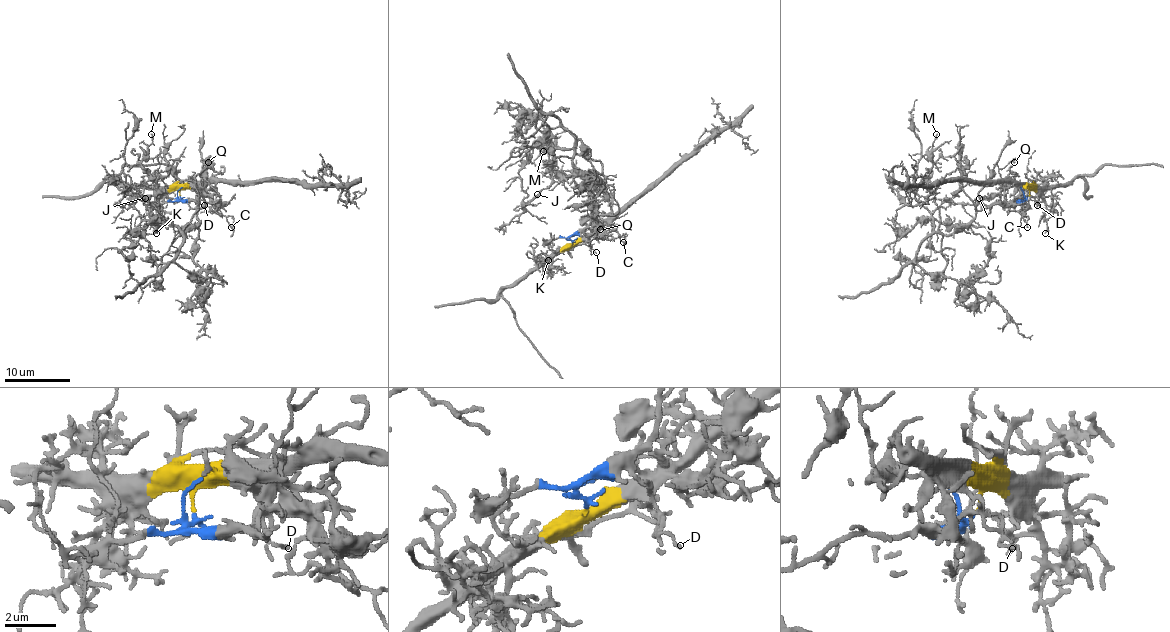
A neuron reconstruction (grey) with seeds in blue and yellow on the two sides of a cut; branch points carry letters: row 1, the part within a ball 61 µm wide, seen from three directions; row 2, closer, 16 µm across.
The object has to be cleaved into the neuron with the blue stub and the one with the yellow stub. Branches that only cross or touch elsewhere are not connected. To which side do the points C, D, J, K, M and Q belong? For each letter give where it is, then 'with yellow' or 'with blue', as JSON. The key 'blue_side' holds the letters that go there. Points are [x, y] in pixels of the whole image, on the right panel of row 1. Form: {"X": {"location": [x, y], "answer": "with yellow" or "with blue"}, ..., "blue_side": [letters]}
{"C": {"location": [1027, 227], "answer": "with yellow"}, "D": {"location": [1037, 205], "answer": "with yellow"}, "J": {"location": [979, 198], "answer": "with blue"}, "K": {"location": [1045, 233], "answer": "with yellow"}, "M": {"location": [936, 134], "answer": "with blue"}, "Q": {"location": [1014, 162], "answer": "with blue"}, "blue_side": ["J", "M", "Q"]}

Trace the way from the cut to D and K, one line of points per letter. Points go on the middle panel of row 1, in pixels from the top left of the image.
D: (572, 243), (583, 240), (596, 253)
K: (572, 243), (547, 261), (542, 261), (549, 259)

